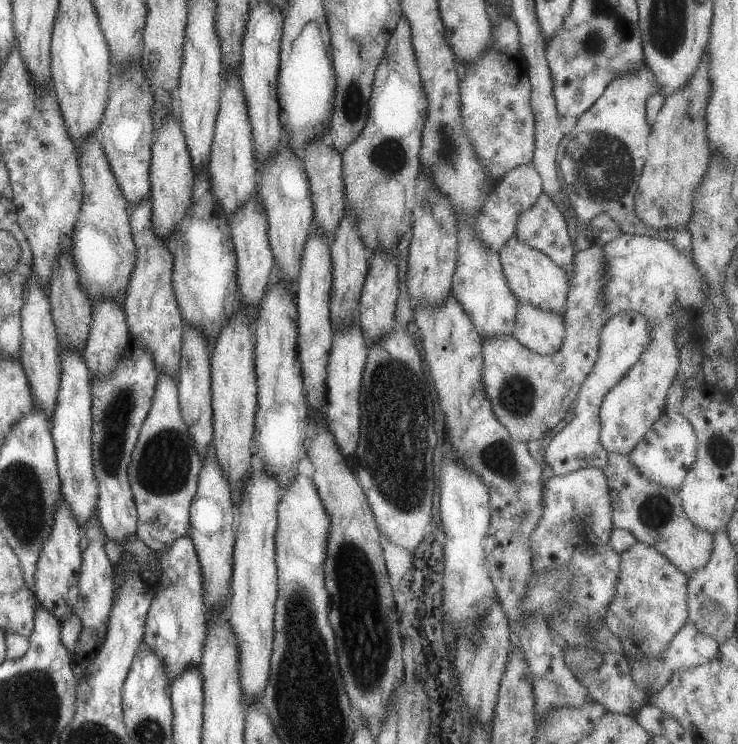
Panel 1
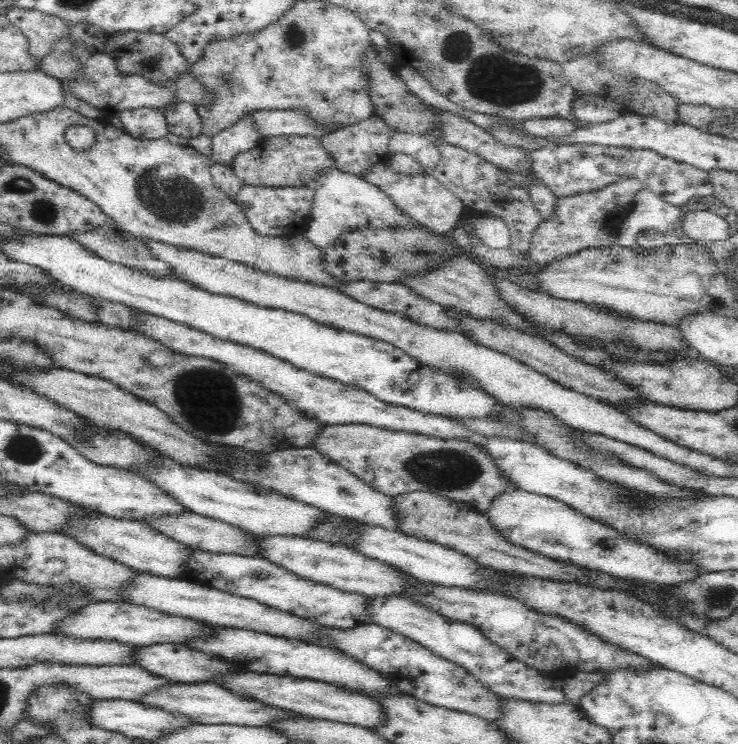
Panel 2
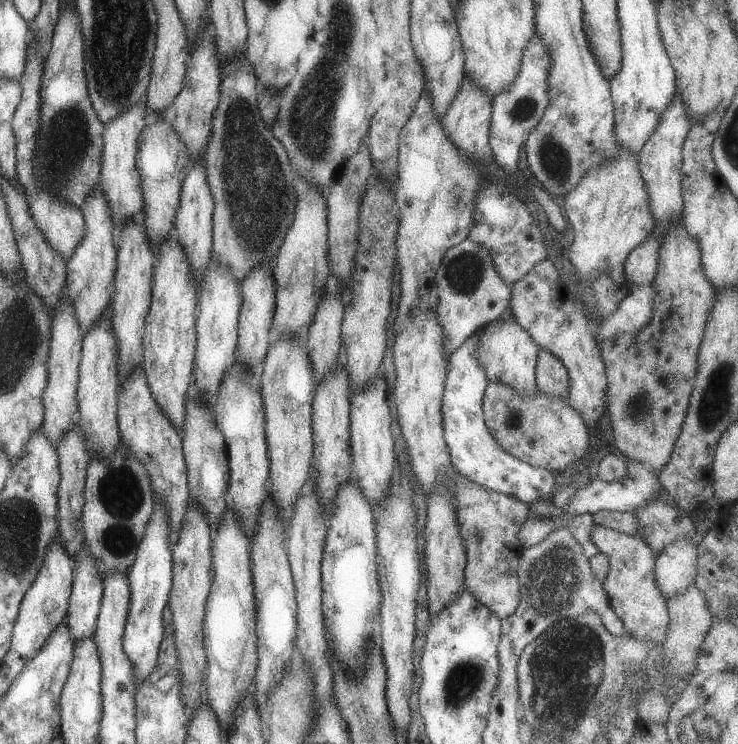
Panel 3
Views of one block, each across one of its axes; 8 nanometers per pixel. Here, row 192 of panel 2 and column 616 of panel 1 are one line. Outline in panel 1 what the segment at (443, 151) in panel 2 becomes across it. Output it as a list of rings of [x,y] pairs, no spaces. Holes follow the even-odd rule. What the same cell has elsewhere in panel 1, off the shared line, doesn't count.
[[[607,453],[602,471],[611,501],[613,529],[626,530],[637,542],[653,547],[686,578],[691,571],[700,569],[709,560],[713,534],[695,526],[686,517],[677,491],[649,482],[640,475],[628,456],[620,453]]]

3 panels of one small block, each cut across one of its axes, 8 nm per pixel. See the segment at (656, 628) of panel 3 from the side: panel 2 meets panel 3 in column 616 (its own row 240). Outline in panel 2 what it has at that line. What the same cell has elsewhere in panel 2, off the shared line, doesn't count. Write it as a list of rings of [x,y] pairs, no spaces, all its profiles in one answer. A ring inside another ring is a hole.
[[[626,178],[620,182],[606,184],[598,190],[588,190],[570,196],[554,196],[552,216],[544,218],[533,232],[528,250],[532,263],[537,266],[550,266],[553,262],[564,260],[574,254],[584,253],[592,248],[604,250],[614,247],[620,223],[626,218],[628,211],[634,206],[634,199],[640,190],[647,188],[637,178]]]

